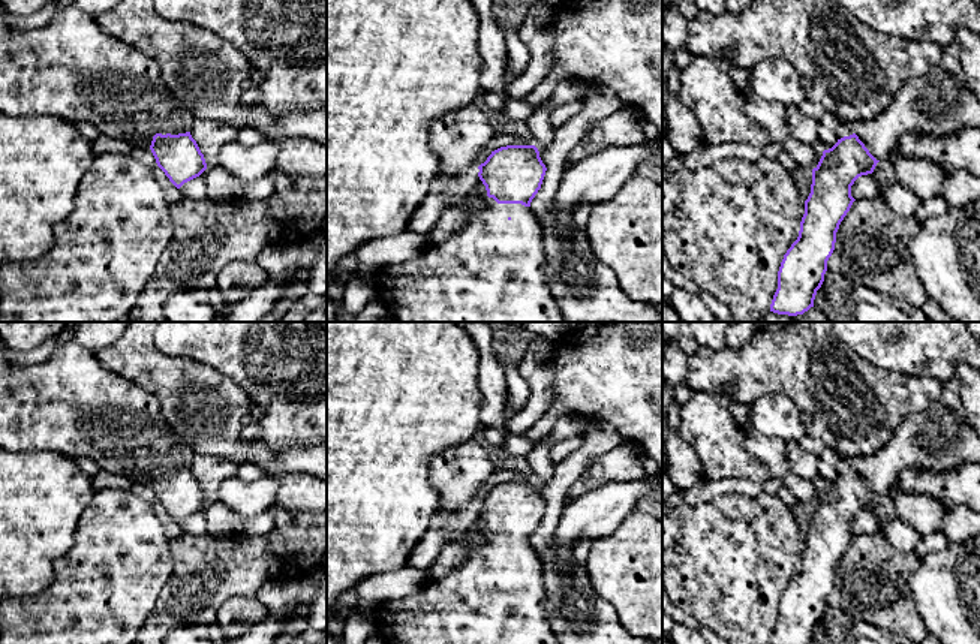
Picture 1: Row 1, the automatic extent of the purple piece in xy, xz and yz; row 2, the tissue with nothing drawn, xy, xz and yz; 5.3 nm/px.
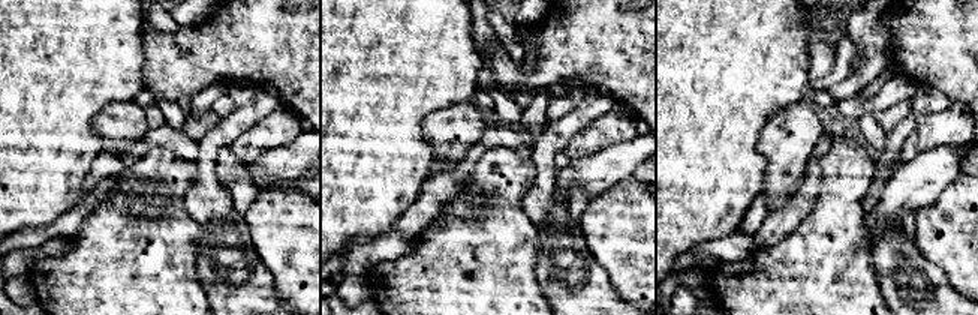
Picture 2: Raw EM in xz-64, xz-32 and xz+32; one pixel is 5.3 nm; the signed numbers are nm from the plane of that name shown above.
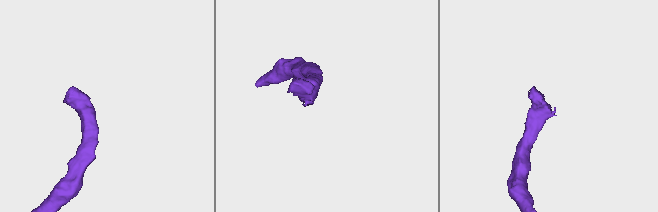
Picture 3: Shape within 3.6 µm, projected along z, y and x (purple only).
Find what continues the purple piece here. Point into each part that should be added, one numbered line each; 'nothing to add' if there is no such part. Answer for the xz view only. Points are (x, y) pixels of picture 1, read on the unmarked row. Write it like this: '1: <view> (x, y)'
1: xz (492, 598)

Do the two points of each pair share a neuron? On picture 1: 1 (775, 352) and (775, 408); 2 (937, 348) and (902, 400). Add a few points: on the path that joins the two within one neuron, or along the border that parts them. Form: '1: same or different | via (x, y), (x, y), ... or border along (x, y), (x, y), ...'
1: different | border along (749, 405), (763, 396), (787, 396), (802, 418)
2: different | border along (883, 369), (892, 373), (931, 376), (941, 384)

